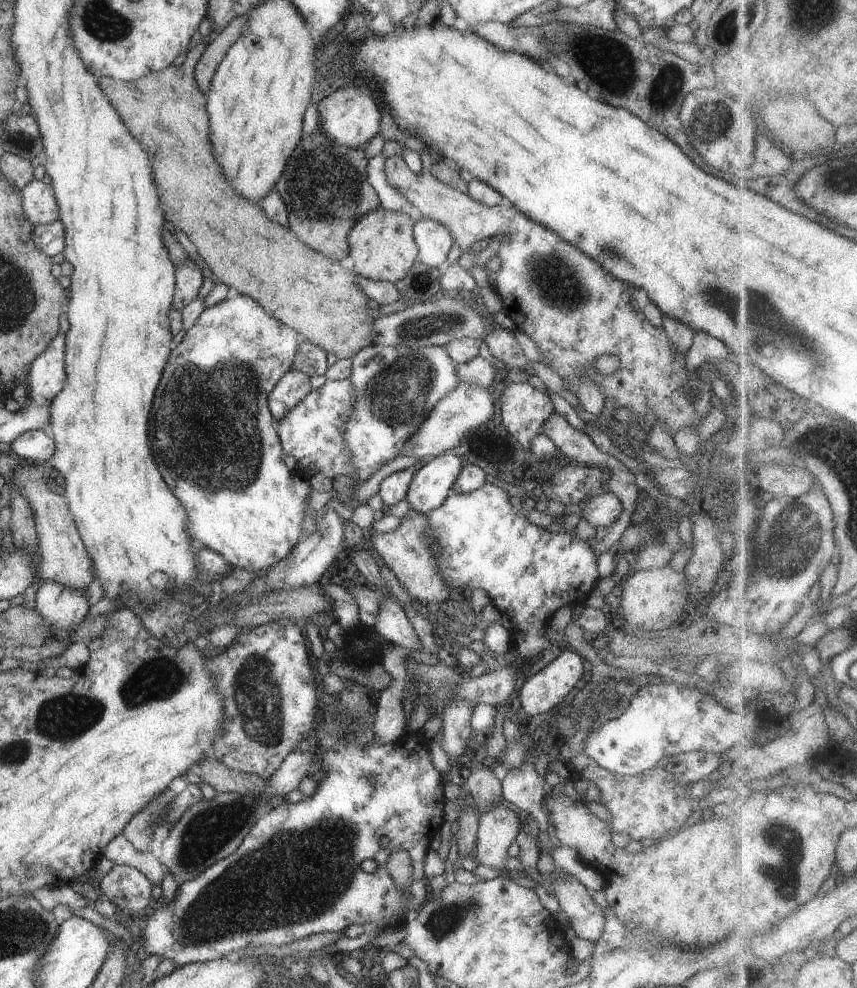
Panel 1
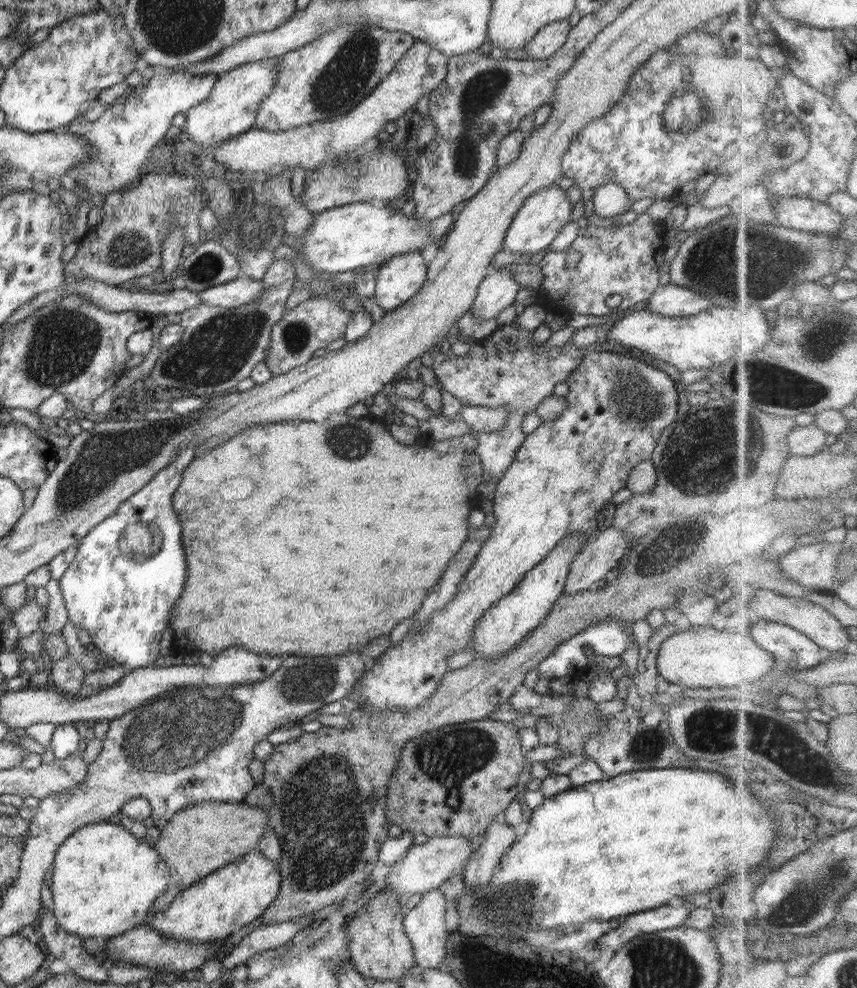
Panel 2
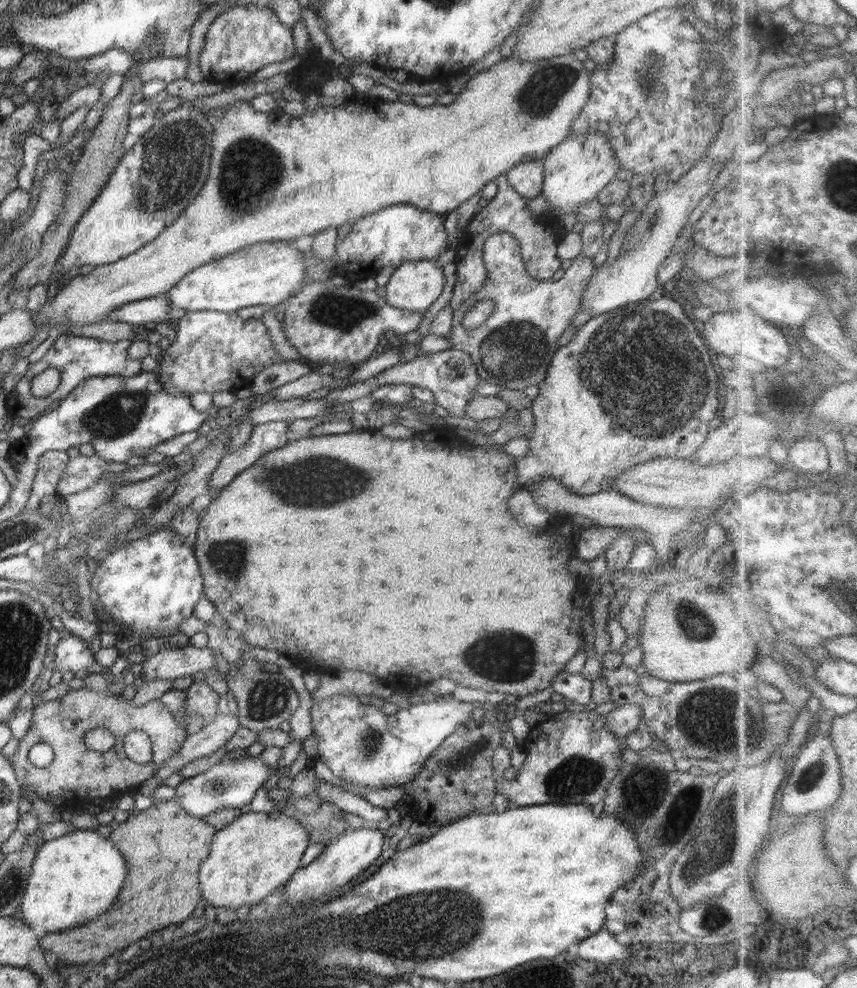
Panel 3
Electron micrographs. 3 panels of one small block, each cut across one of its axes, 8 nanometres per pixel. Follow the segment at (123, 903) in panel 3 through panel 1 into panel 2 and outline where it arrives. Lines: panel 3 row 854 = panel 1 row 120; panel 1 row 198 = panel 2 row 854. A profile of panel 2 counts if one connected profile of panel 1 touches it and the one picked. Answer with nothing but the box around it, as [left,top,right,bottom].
[150,801,269,915]

